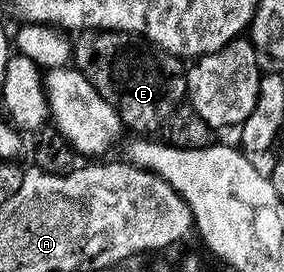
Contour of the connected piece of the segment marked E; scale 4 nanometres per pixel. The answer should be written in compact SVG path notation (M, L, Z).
M88 30L77 35L76 41L73 43L73 65L82 74L86 74L87 80L95 88L96 92L100 94L108 102L108 104L115 107L118 110L119 116L122 118L122 125L127 131L135 130L135 135L138 136L154 136L161 131L162 126L168 120L168 116L172 116L172 112L177 110L179 106L183 105L187 101L187 86L186 76L187 67L184 65L183 59L175 58L174 55L166 53L165 50L159 50L157 46L148 44L145 38L137 37L133 34L124 34L121 30L103 30L101 32L97 30Z

